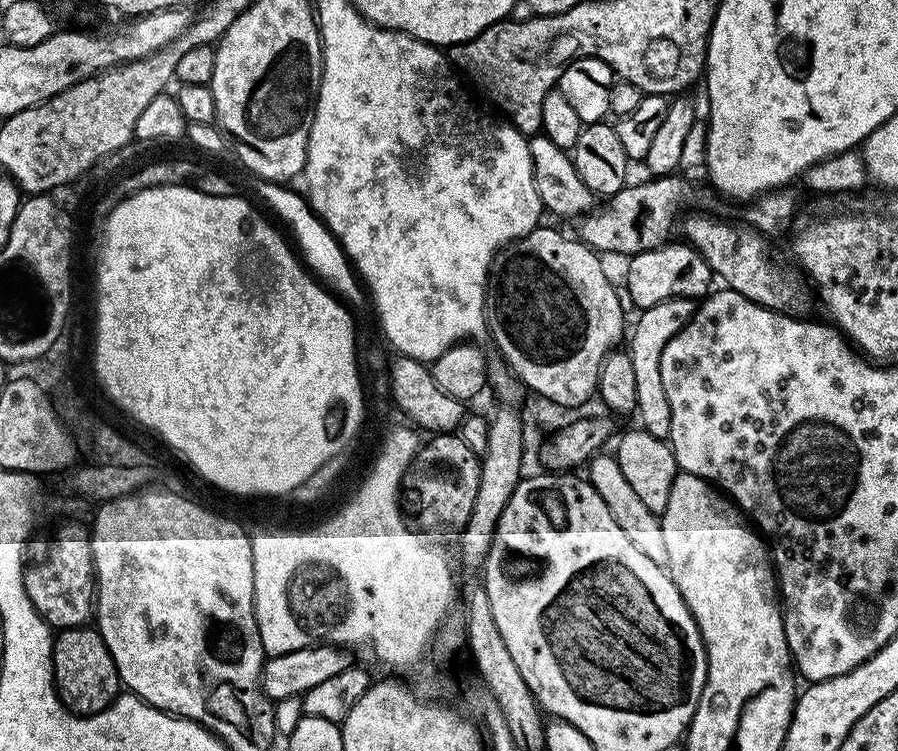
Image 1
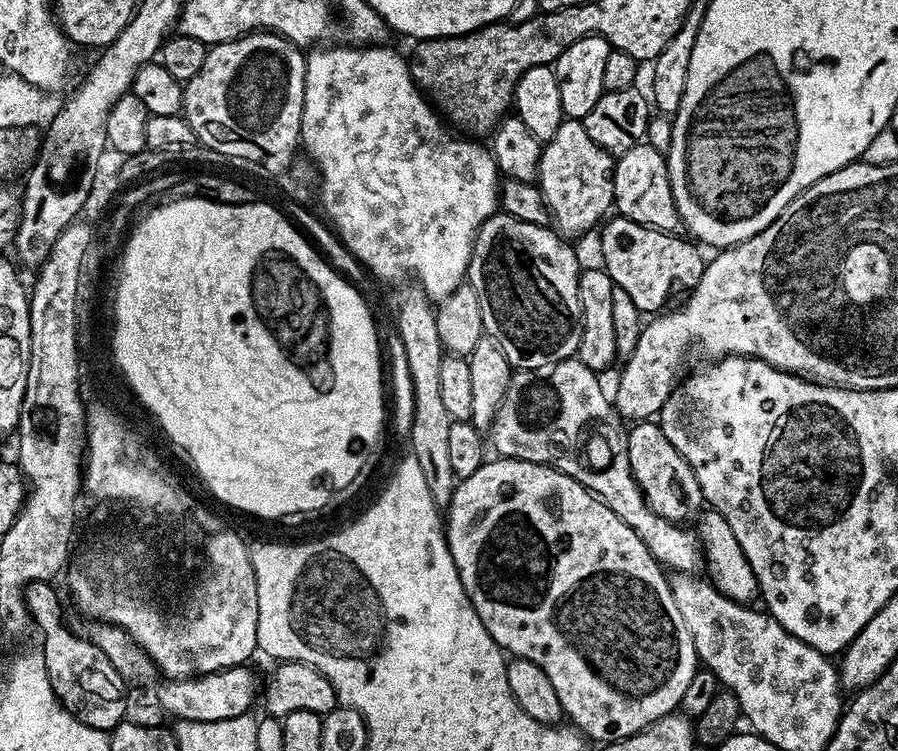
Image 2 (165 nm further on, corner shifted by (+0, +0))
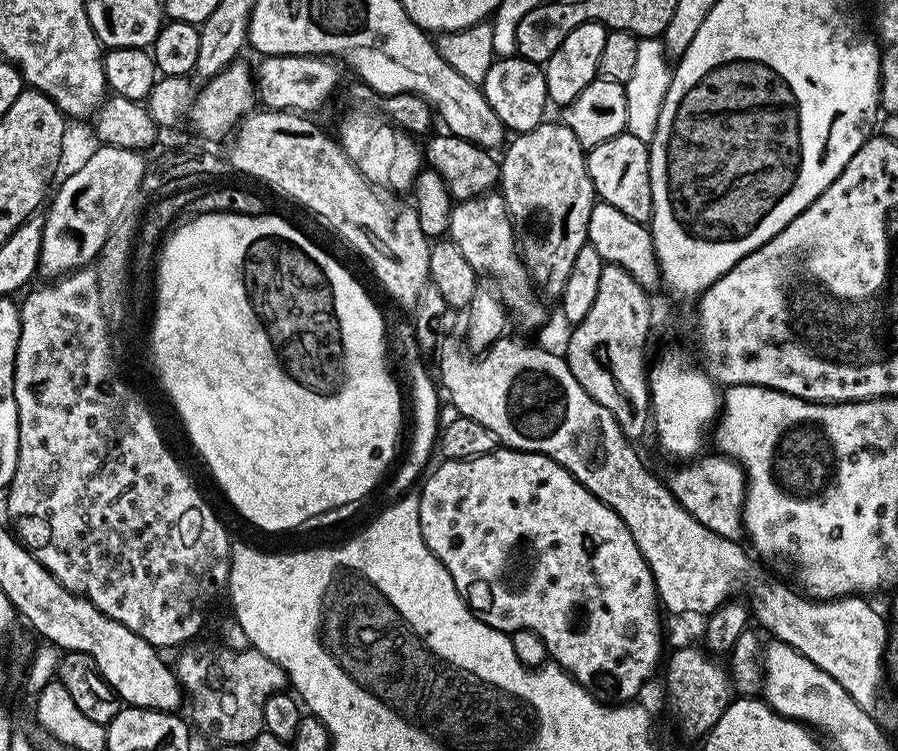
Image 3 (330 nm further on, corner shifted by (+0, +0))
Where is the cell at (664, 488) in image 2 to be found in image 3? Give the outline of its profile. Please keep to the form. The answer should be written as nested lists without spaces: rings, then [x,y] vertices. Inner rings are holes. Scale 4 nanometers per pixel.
[[[723,454],[689,459],[681,468],[666,476],[672,497],[683,506],[702,526],[714,530],[722,538],[739,541],[744,523],[744,469],[735,460]]]

